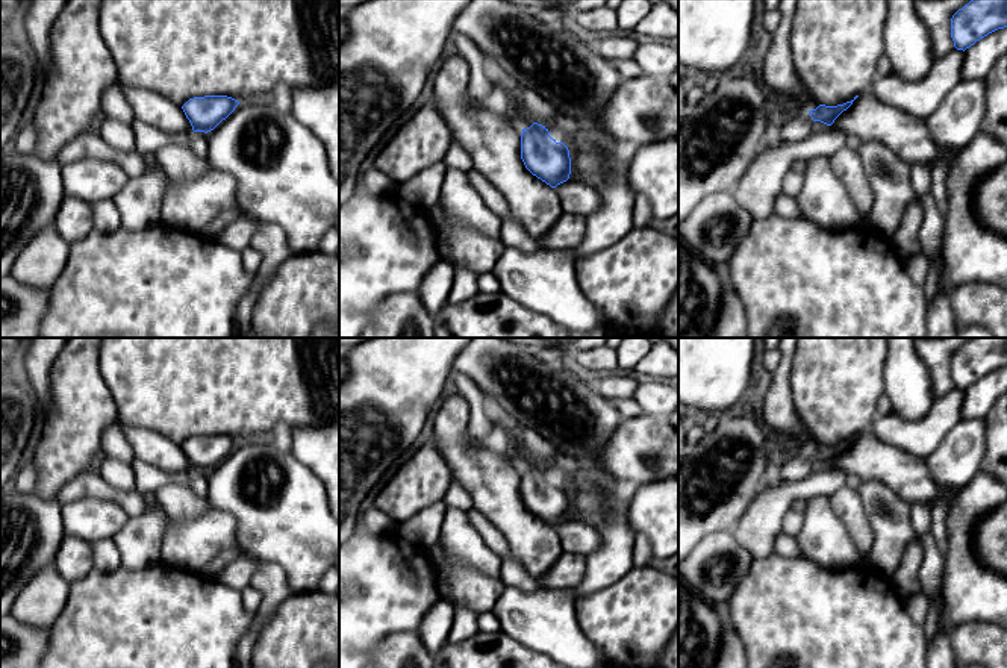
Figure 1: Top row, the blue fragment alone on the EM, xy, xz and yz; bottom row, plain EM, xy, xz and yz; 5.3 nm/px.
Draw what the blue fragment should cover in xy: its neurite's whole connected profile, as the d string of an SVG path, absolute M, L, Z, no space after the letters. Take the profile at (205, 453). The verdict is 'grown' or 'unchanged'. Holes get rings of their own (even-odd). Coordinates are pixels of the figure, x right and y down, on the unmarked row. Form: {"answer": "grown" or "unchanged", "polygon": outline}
{"answer": "unchanged", "polygon": "M204 435L189 438L182 448L194 471L207 473L226 459L238 444L238 439L227 435Z"}

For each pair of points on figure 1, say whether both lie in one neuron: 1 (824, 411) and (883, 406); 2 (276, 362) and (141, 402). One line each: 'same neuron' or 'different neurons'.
1: different neurons
2: same neuron

